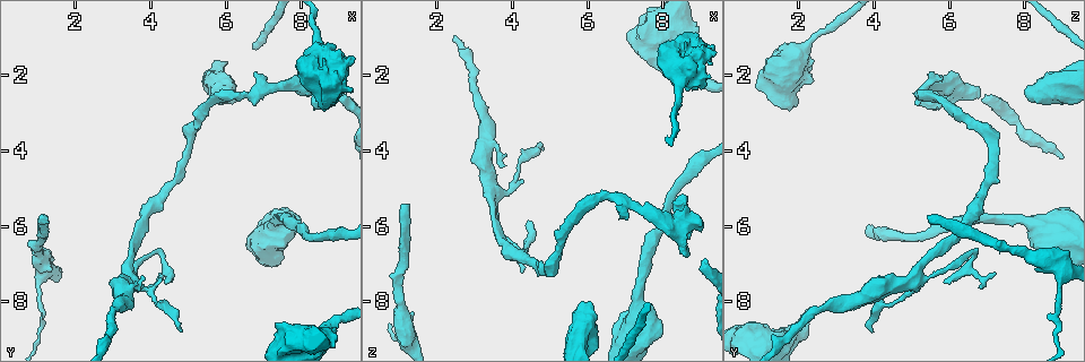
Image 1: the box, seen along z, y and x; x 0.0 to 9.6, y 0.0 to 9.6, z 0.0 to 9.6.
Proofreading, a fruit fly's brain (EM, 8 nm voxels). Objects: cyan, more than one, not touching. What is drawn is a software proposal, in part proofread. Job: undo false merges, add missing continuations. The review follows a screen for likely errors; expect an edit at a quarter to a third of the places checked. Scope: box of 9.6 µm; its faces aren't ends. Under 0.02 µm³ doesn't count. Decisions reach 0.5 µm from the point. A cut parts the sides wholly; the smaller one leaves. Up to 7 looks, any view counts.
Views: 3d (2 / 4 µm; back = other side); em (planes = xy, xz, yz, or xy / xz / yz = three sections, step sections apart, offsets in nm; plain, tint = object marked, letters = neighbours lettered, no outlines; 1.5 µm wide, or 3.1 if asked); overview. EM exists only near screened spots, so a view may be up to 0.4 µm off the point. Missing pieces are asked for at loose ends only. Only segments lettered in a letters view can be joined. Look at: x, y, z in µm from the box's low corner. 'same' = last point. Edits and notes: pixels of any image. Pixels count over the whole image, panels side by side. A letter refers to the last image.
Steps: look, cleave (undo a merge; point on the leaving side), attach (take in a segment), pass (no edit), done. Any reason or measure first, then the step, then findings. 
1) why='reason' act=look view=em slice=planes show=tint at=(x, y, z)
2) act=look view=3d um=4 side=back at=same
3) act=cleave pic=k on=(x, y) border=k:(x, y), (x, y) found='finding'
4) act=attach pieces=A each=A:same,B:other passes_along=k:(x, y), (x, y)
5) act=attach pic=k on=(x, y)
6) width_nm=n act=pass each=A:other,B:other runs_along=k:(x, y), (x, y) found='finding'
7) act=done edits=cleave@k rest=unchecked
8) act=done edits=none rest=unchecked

why='an open end' act=look view=3d um=4 at=(1.15, 5.75, 5.35)

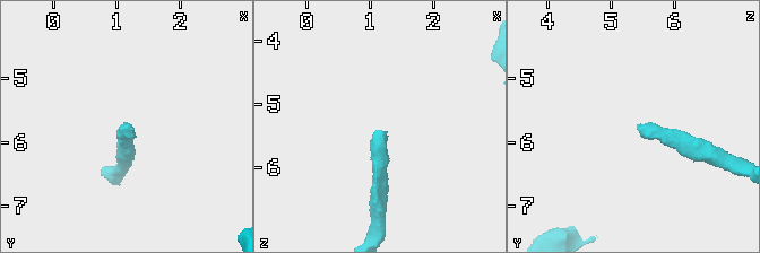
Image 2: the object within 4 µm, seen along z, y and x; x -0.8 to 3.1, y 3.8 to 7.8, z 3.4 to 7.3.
why='need the tissue' act=look view=em slice=xy step=4 show=tint at=(1.20, 5.75, 5.45)

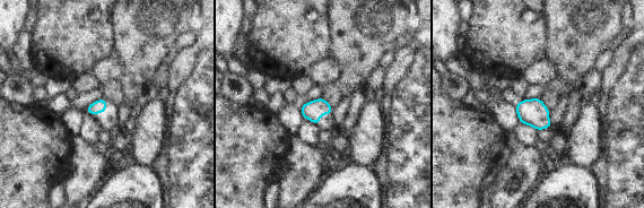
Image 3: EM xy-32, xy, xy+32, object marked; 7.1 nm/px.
act=look view=em slice=planes show=letters at=same

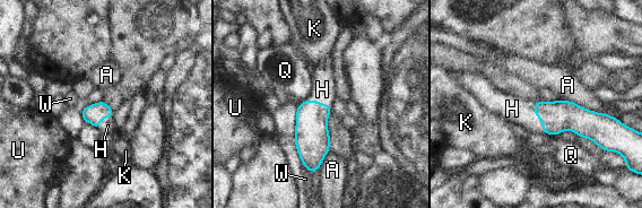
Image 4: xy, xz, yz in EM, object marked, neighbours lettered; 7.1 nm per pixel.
act=attach pieces=H each=A:other,H:same,K:other,Q:other,U:other,W:other passes_along=4:(556, 116), (538, 116), (512, 109) found='the neuron continues'

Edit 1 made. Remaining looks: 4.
act=look view=overview

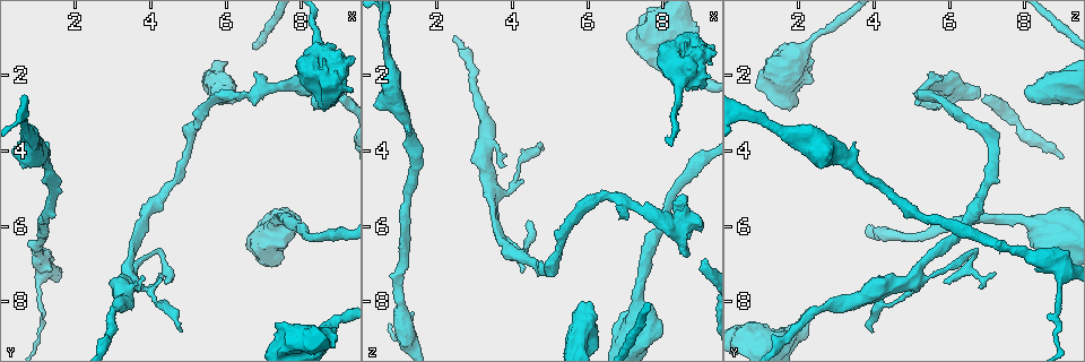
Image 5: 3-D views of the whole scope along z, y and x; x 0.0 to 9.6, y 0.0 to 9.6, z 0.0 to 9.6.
why='stops while still wide' act=look view=em um=3.1 slice=planes show=plain at=(8.95, 2.30, 1.05)

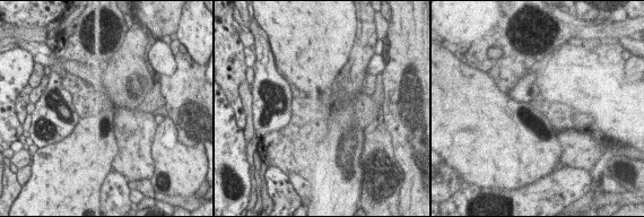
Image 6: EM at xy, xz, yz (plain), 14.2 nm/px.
why='see the neighbours' act=look view=em um=3.1 slice=planes show=letters at=same

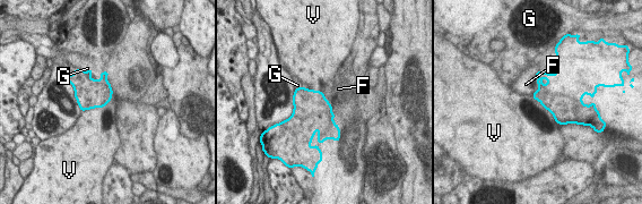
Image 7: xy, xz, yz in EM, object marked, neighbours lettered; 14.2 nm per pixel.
act=pass each=F:other,G:other,V:other border=7:(531, 95), (552, 115), (558, 125) found='no lettered segment goes on from it'

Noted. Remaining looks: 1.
act=done edits=attach@4 rest=unchecked

